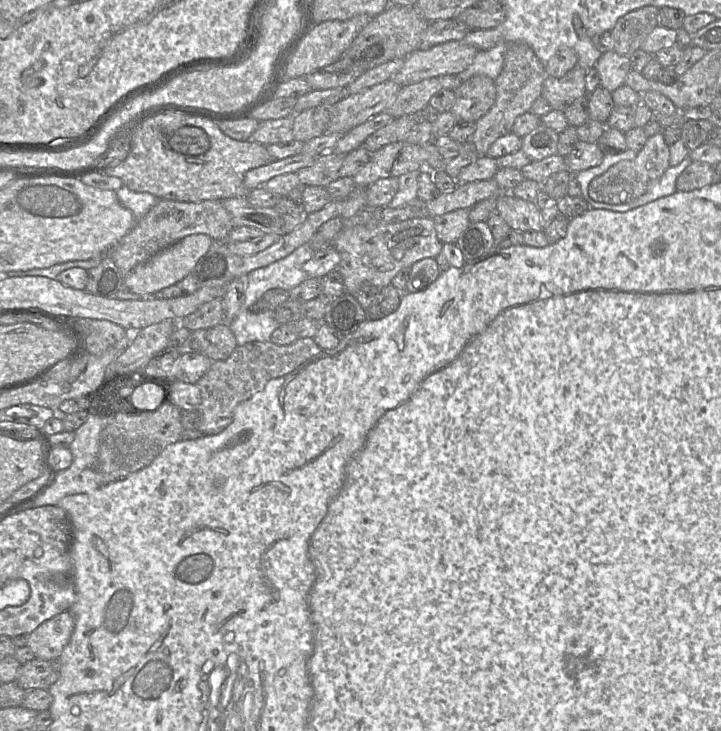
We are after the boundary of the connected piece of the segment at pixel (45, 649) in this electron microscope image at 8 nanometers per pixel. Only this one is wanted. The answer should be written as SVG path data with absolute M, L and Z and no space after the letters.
M66 610L44 621L28 636L27 646L35 658L58 659L69 642L75 627L73 614Z

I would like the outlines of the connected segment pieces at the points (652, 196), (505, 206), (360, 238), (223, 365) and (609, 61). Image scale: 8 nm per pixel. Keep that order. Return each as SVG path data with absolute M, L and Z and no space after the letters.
M688 156L677 166L670 166L655 183L655 185L638 199L620 205L601 203L601 209L614 212L627 212L660 198L675 194L677 192L677 178L692 162L693 161L690 156Z
M504 194L497 199L496 213L519 232L543 231L541 209L535 203Z
M425 217L378 226L343 228L333 247L340 255L337 270L343 278L346 293L355 295L364 284L383 288L391 284L400 270L410 268L419 260L436 258L443 243L437 237L433 218Z
M298 338L285 346L276 345L271 341L256 341L237 346L225 360L212 362L206 374L196 383L202 398L197 410L201 418L199 431L203 435L222 432L232 422L238 404L262 391L270 380L293 372L320 351L322 349L313 338Z
M614 50L603 53L595 65L600 77L600 86L613 93L623 86L631 71L630 56L622 56Z

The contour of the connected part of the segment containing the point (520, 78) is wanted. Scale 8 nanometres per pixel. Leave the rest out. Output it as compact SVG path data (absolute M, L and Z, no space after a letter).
M523 39L508 41L503 68L494 80L496 100L492 108L475 123L471 143L479 156L485 156L498 138L512 132L516 119L530 111L535 100L542 96L544 81L548 77L546 65L537 57L532 47Z

